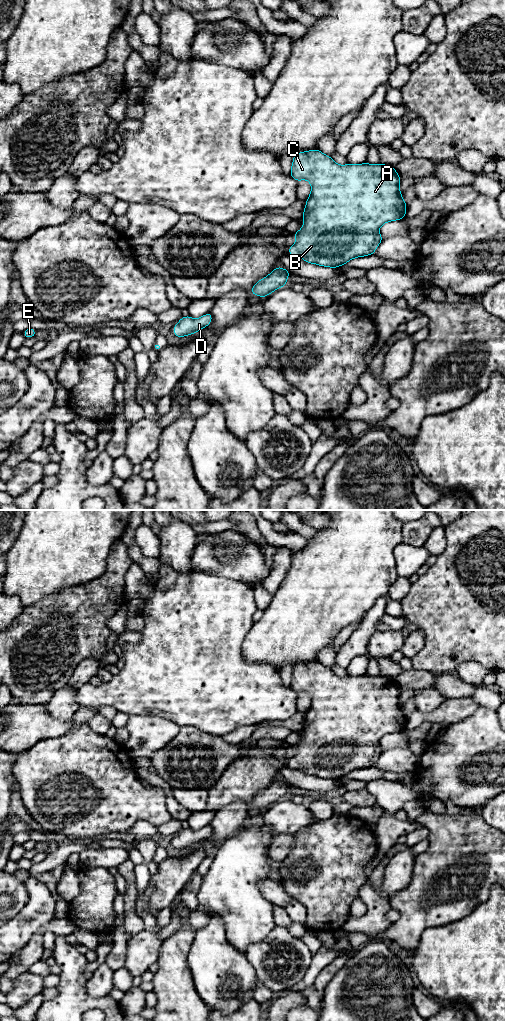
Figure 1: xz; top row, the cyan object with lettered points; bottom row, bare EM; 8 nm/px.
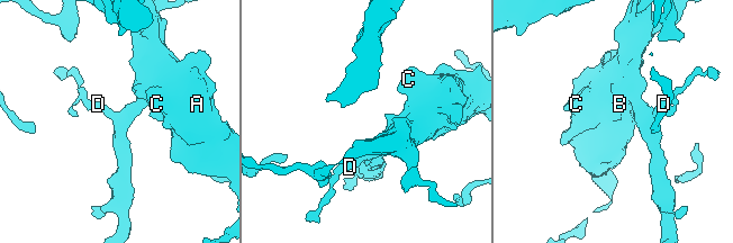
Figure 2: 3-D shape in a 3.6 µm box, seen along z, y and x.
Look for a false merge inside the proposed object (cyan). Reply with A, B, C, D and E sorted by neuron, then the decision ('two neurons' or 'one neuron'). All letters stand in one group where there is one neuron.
A B C D E; one neuron

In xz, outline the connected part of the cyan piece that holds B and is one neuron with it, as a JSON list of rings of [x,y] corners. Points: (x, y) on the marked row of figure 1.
[[[320,150],[294,155],[290,175],[297,182],[307,180],[311,192],[303,211],[303,226],[293,233],[296,242],[289,255],[319,266],[337,268],[358,257],[374,254],[383,240],[380,227],[405,218],[407,207],[399,189],[401,177],[386,164],[339,165]]]

